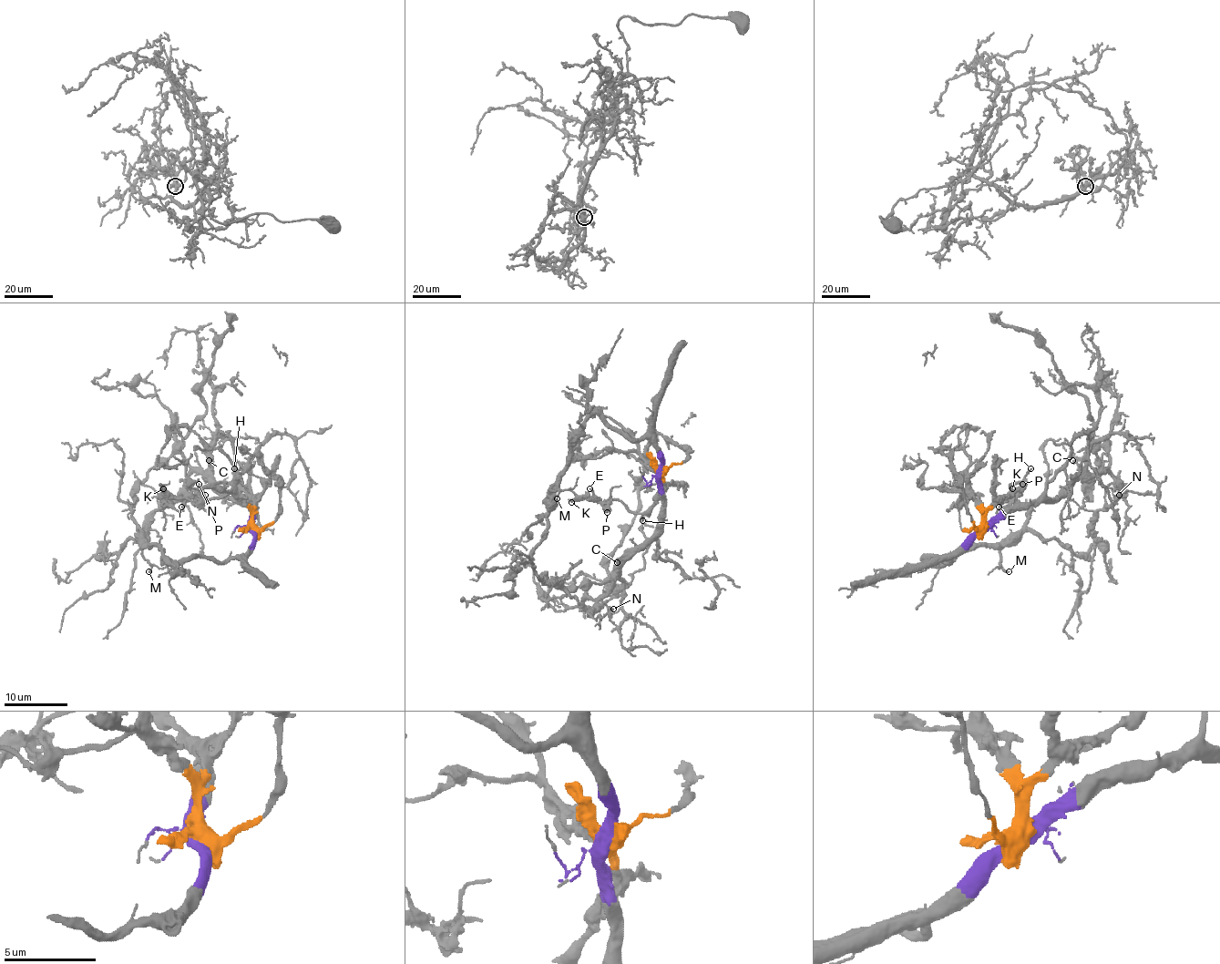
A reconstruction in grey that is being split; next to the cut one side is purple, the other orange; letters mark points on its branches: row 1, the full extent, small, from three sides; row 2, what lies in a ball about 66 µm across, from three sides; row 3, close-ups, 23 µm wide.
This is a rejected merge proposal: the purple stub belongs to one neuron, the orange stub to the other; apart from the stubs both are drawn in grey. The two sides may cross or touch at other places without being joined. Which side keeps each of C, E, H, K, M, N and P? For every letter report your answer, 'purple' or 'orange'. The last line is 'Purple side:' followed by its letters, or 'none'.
C: purple
E: orange
H: orange
K: orange
M: purple
N: purple
P: orange
Purple side: C, M, N

